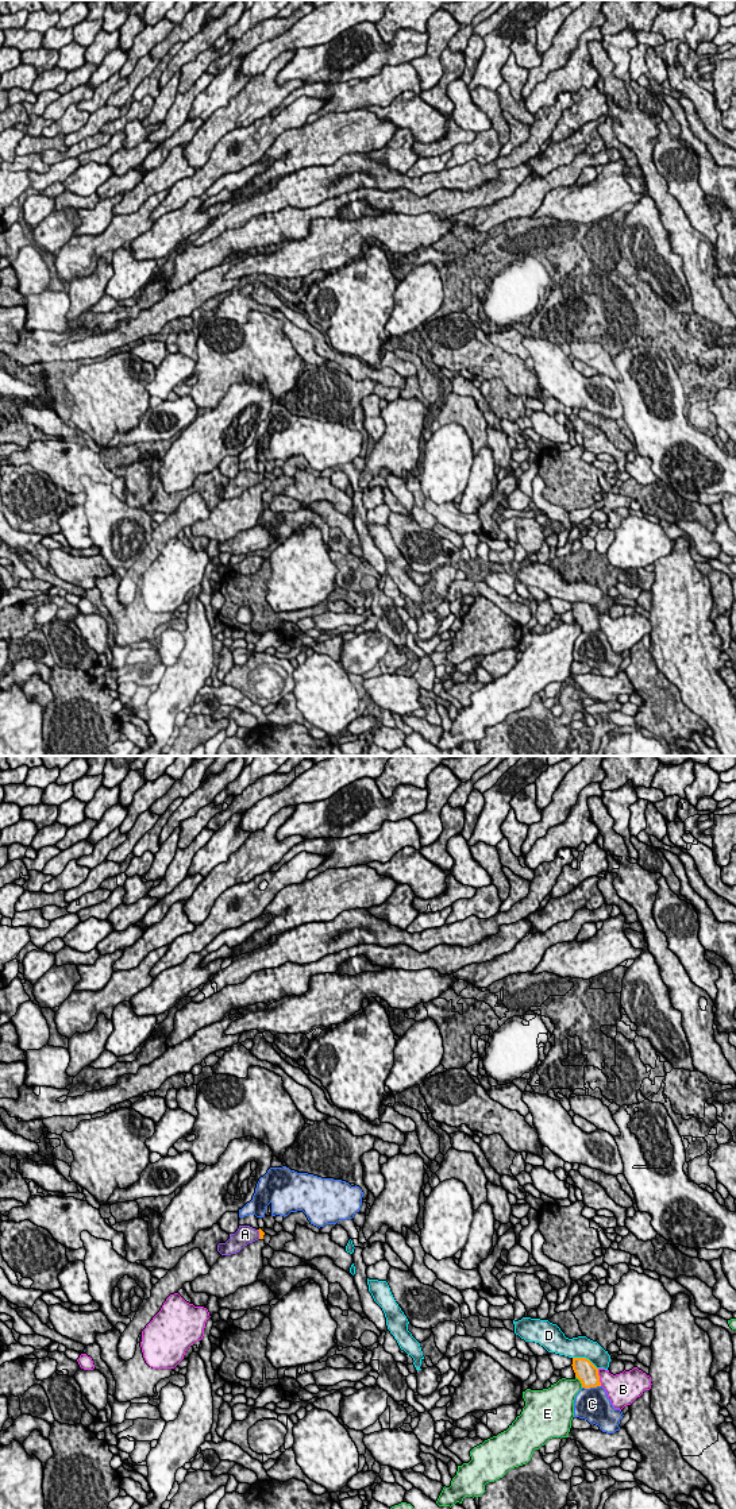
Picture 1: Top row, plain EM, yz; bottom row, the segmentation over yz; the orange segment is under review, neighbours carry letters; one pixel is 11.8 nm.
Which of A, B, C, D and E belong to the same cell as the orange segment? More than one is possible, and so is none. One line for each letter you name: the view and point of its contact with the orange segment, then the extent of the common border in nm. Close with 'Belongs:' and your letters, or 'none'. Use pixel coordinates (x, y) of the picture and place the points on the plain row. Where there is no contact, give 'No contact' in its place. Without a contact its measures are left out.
A: Touches orange at yz (259, 478). Shared border 120 nm
Belongs: A

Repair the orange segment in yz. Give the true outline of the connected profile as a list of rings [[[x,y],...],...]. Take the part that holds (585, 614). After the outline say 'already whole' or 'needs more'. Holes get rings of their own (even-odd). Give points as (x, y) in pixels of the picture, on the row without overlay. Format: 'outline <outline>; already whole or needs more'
outline [[[573,602],[573,614],[581,625],[582,632],[590,633],[601,630],[598,613],[586,602]]]; already whole

